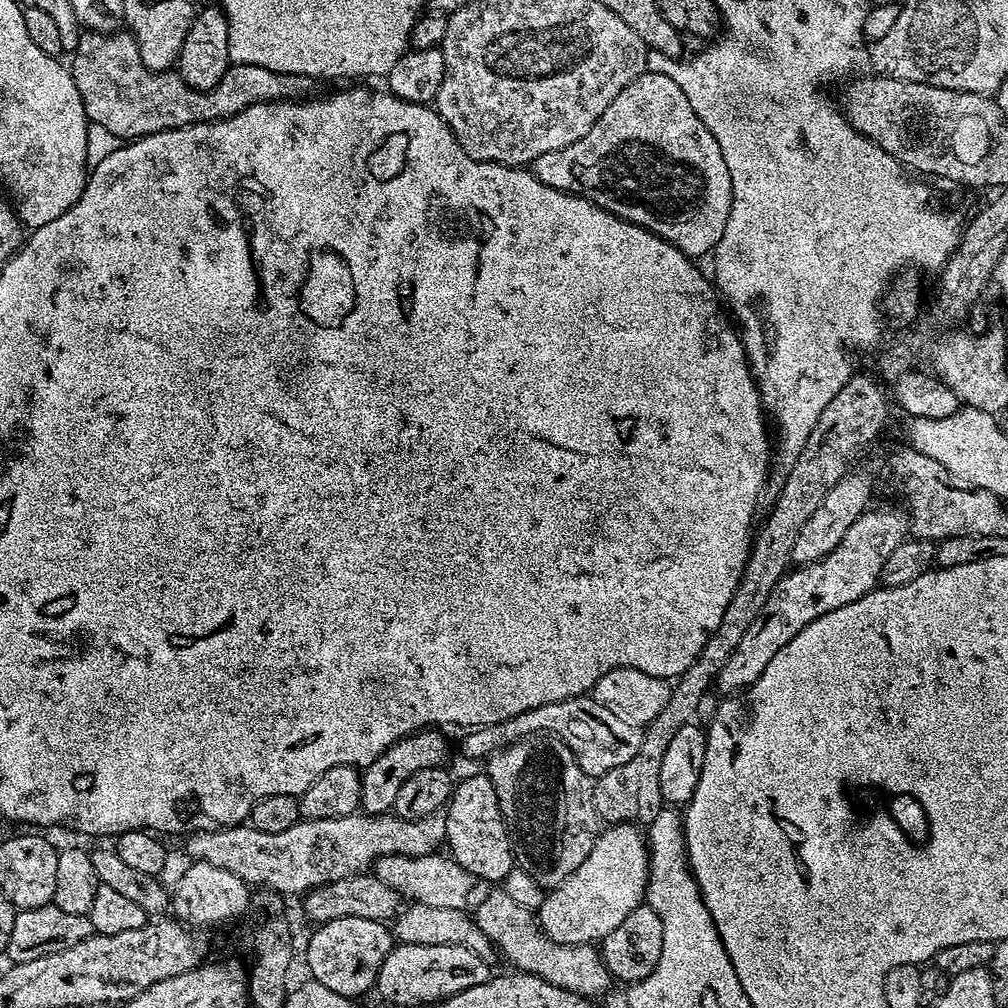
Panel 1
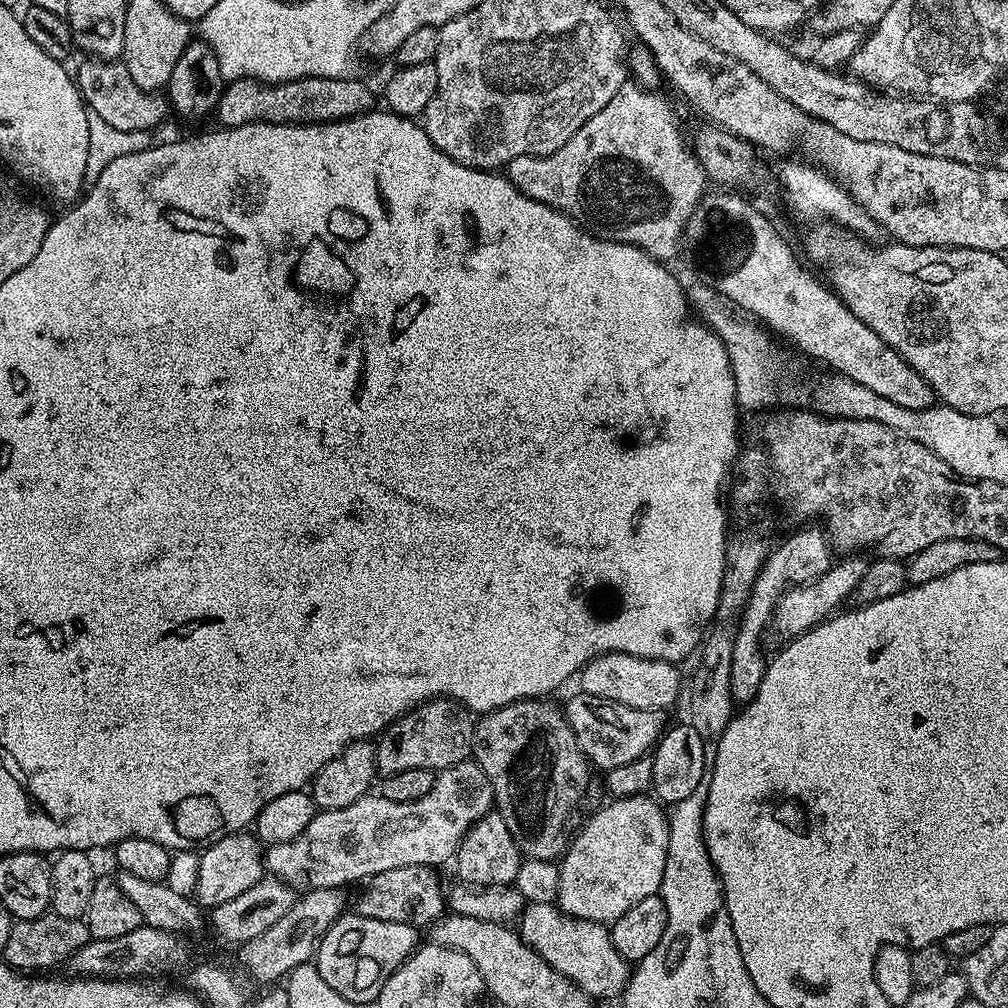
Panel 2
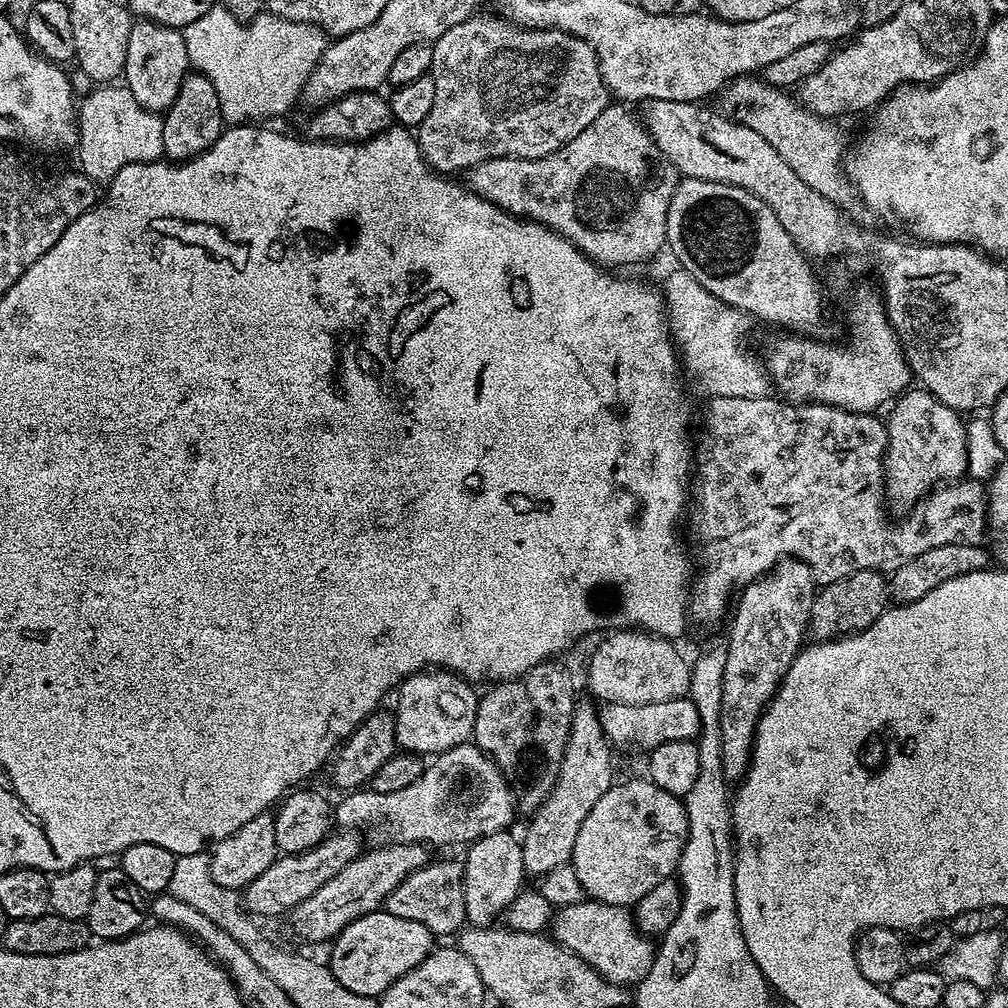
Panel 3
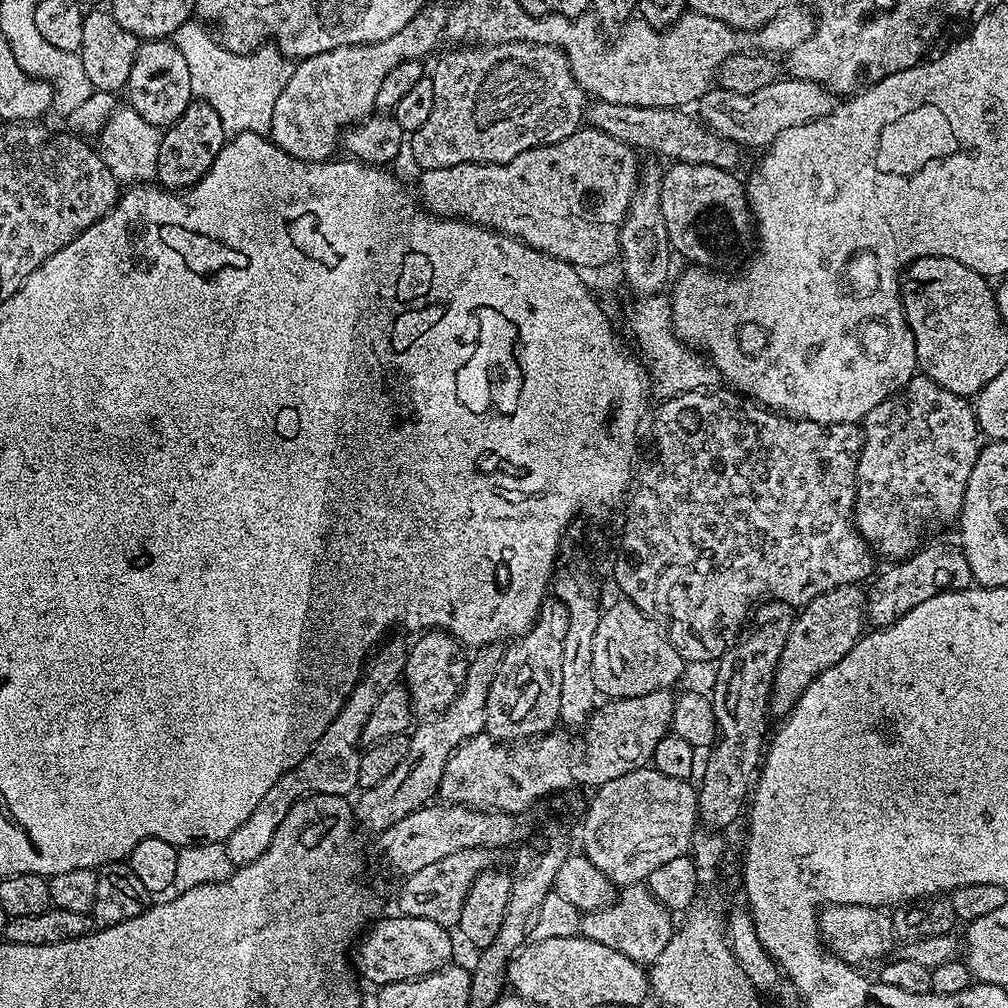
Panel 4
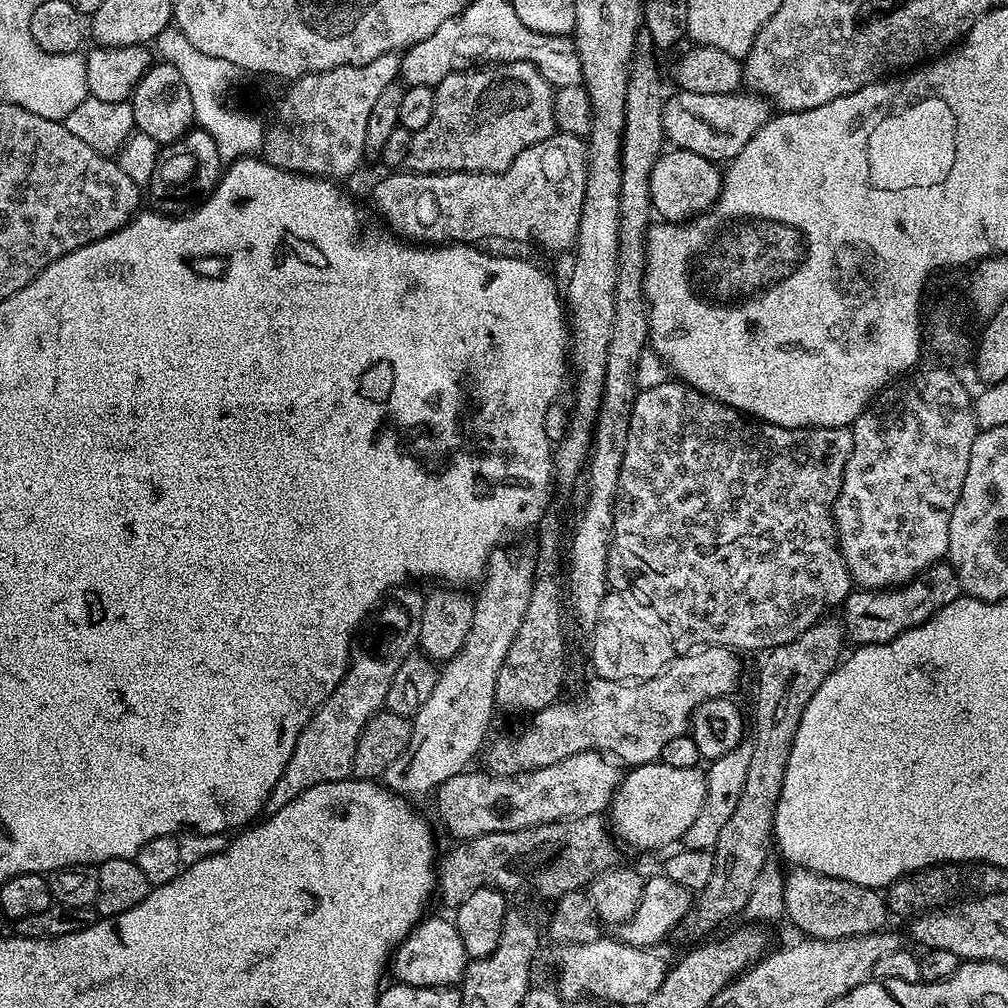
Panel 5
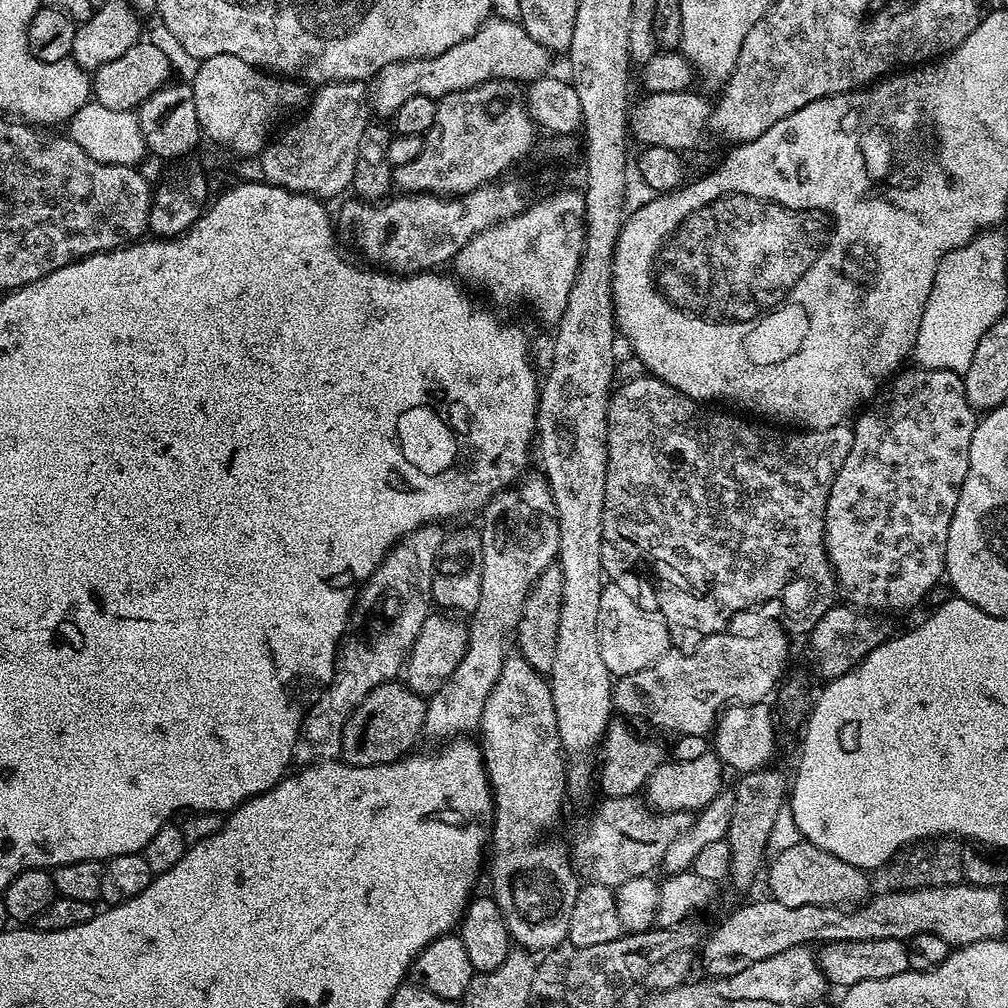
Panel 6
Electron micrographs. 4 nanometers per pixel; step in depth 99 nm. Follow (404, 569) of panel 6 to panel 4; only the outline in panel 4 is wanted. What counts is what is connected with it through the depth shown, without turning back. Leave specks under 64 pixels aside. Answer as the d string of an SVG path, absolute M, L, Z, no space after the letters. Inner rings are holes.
M404 650L379 651L373 651L369 655L360 673L360 680L346 698L340 713L330 722L330 726L326 726L322 738L318 738L310 754L306 754L306 758L302 758L298 766L282 774L282 778L278 778L278 782L274 782L274 786L270 786L269 792L262 797L262 802L258 802L254 814L250 814L250 818L246 818L246 822L242 822L242 826L238 826L238 830L234 830L234 834L228 836L226 841L228 858L234 866L254 862L254 858L258 858L265 852L274 838L274 830L282 826L282 818L286 818L290 806L294 806L303 796L334 794L348 798L351 797L352 791L355 793L360 788L358 766L362 726L366 726L366 718L370 718L378 698L382 698L382 694L386 694L386 690L394 687L403 677L408 657L407 651Z

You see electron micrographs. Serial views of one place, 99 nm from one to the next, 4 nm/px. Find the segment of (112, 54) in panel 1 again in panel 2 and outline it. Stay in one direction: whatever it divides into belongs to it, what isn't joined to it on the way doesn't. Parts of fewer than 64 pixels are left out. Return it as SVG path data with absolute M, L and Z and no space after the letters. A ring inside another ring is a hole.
M84 58L80 69L75 69L76 87L84 103L108 125L117 130L144 131L155 130L167 116L170 116L170 105L163 95L142 90L134 78L130 78L130 70L120 60L97 60ZM307 76L306 78L298 78L290 82L282 82L281 84L264 84L261 80L254 78L242 78L241 80L230 80L225 83L222 98L216 103L216 111L214 113L215 123L222 128L237 128L238 126L246 126L247 124L330 124L334 120L349 120L351 116L361 116L364 112L373 111L372 92L357 78L322 78L321 76Z

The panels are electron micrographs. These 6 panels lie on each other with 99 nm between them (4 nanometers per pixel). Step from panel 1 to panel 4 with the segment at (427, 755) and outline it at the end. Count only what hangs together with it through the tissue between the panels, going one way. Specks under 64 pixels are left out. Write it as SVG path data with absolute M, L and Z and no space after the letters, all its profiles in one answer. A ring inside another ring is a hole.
M428 630L413 648L407 649L408 657L404 667L403 683L406 685L412 707L421 717L431 718L454 702L458 690L466 682L466 670L470 659L469 653L456 637L447 630Z

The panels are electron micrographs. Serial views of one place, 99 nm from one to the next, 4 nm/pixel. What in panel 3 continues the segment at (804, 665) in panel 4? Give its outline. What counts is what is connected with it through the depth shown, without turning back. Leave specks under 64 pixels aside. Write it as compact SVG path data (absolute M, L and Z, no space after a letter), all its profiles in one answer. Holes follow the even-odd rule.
M858 570L846 578L838 578L838 582L823 585L817 591L808 619L808 632L816 635L813 637L817 641L851 636L854 632L862 632L869 628L889 604L890 584L885 573Z

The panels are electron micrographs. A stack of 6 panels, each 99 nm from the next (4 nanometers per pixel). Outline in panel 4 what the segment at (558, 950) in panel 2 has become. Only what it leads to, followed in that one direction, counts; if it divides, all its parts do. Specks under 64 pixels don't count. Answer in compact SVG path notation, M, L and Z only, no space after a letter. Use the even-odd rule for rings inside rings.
M647 883L630 884L617 895L616 901L610 906L583 913L580 932L594 942L602 942L602 946L610 946L610 950L626 954L626 958L634 962L650 966L656 961L656 956L666 946L666 942L670 942L674 931L672 920L673 913L654 898Z

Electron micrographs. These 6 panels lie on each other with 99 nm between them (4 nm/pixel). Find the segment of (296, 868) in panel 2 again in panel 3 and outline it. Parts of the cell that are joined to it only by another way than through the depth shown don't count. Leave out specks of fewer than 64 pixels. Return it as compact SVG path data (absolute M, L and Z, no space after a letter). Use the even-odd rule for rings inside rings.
M475 743L459 744L439 753L425 767L424 773L406 790L394 790L394 794L378 794L371 790L352 790L334 808L334 820L344 830L369 828L377 845L386 844L461 844L467 846L486 834L511 829L512 819L518 816L518 801L510 791L509 781L500 767Z

